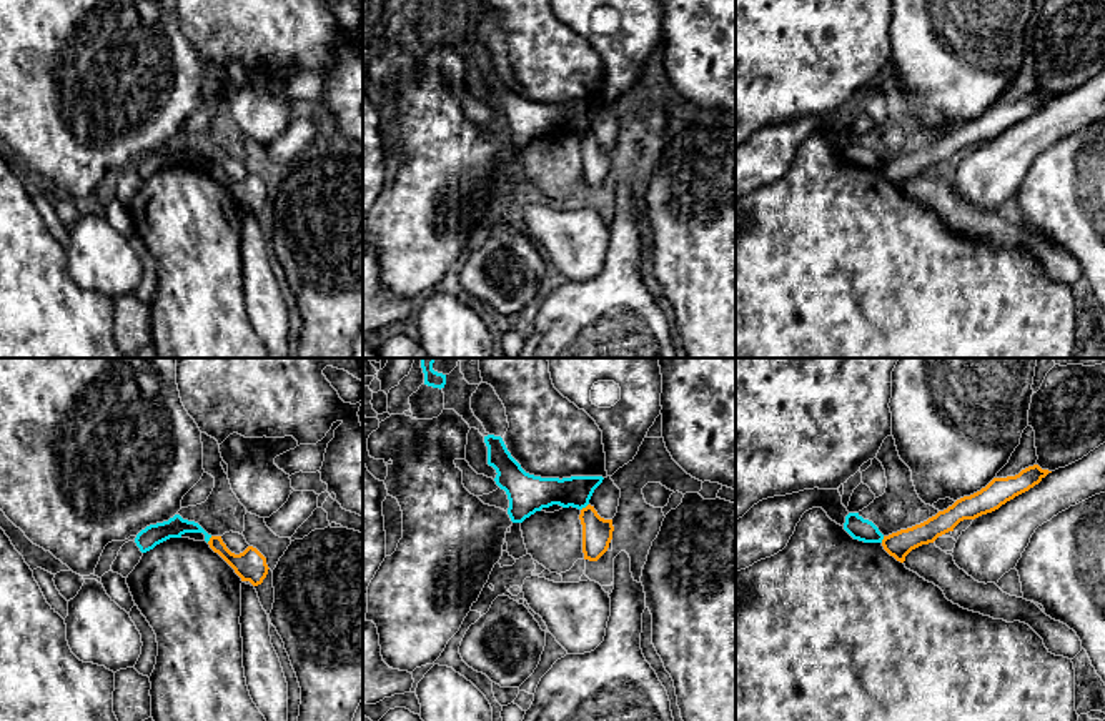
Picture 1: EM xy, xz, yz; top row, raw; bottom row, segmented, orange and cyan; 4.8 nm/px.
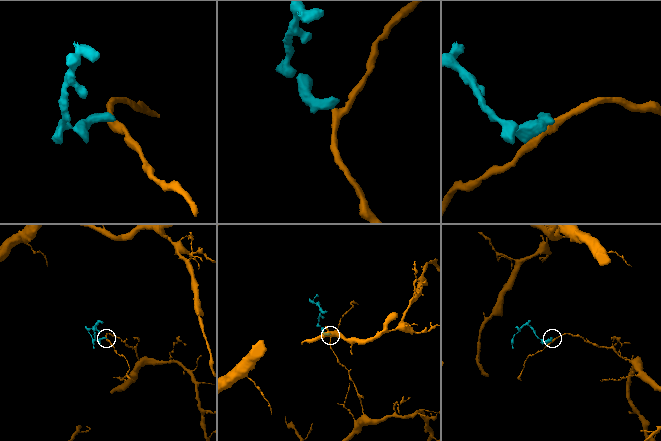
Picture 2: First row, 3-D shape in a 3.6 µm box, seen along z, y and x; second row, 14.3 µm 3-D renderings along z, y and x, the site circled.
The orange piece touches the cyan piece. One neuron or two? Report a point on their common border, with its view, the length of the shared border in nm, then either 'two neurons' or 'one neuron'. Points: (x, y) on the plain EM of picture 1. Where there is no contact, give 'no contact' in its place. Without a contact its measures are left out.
contact xz (586, 134); length 50 nm; two neurons

